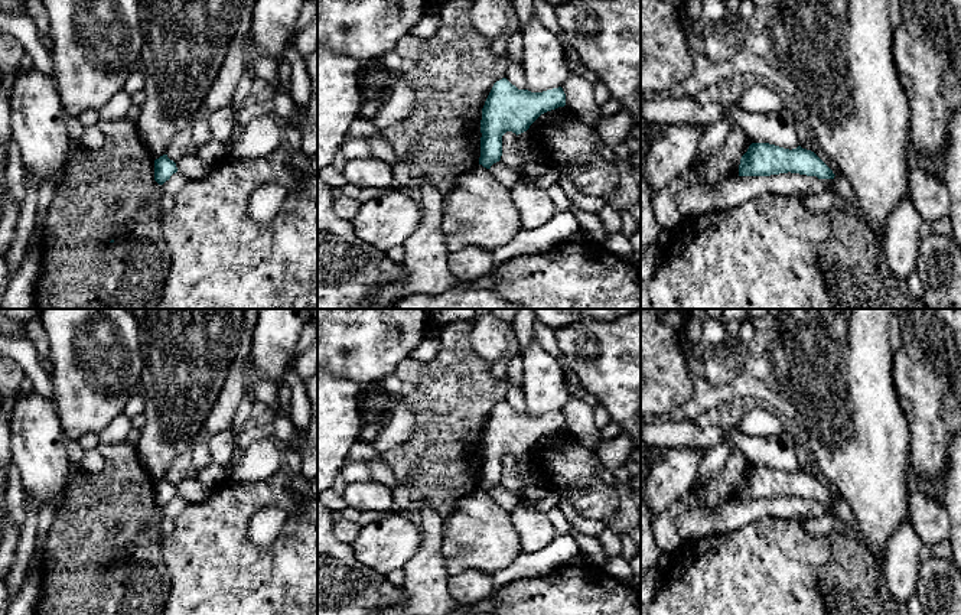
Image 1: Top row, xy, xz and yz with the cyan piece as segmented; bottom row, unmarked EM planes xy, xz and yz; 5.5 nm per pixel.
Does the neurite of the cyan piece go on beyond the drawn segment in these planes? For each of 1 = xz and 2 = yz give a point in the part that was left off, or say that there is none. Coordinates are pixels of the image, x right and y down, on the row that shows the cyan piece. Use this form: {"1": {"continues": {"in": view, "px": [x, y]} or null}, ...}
{"1": {"continues": null}, "2": {"continues": null}}

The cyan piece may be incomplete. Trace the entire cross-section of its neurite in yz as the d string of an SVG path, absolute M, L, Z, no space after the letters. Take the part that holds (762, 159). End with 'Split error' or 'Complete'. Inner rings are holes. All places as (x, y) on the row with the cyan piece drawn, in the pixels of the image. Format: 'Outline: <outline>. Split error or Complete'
Outline: M752 143L739 165L739 176L771 176L788 172L818 179L835 176L814 152L801 146L789 150L769 143Z. Complete

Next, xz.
Outline: M506 78L496 81L482 108L479 165L491 169L501 160L502 136L506 131L518 136L541 114L564 105L566 94L561 87L531 92L518 90Z. Complete

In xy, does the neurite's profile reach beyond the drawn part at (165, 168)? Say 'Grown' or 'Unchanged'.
Unchanged

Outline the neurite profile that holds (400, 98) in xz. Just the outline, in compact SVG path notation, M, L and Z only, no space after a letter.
M400 71L394 72L394 82L382 107L372 118L374 126L387 128L411 114L414 105L414 90L408 85Z

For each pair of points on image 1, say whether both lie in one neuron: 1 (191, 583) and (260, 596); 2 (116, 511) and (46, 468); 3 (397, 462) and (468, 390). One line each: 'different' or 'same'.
1: same
2: different
3: same

